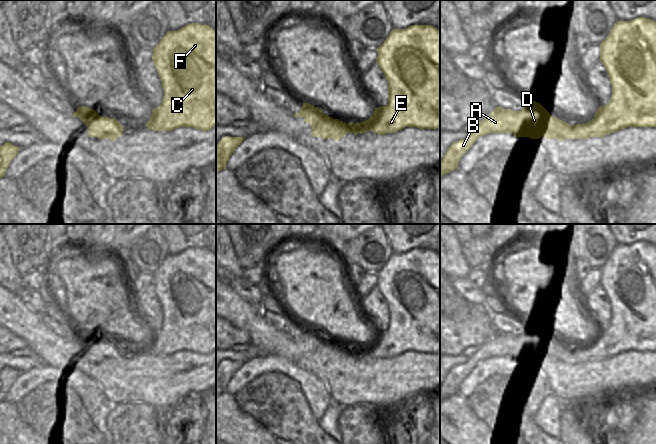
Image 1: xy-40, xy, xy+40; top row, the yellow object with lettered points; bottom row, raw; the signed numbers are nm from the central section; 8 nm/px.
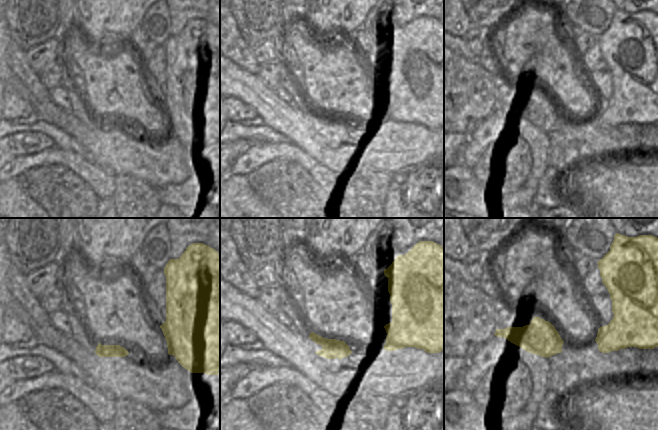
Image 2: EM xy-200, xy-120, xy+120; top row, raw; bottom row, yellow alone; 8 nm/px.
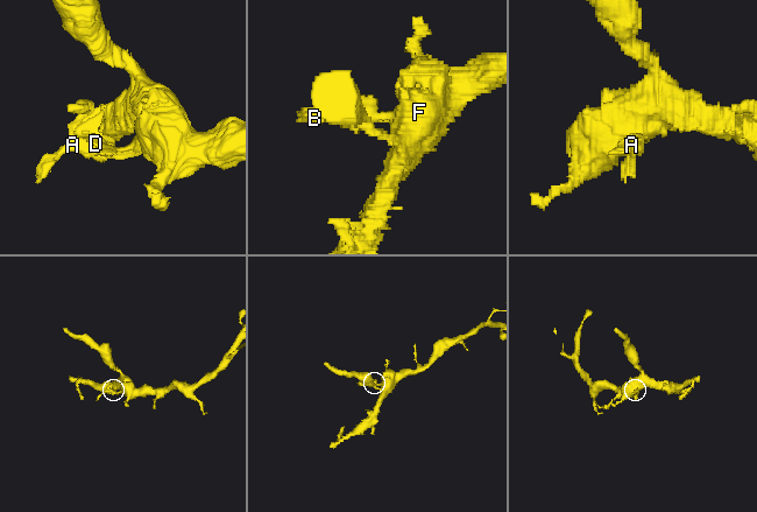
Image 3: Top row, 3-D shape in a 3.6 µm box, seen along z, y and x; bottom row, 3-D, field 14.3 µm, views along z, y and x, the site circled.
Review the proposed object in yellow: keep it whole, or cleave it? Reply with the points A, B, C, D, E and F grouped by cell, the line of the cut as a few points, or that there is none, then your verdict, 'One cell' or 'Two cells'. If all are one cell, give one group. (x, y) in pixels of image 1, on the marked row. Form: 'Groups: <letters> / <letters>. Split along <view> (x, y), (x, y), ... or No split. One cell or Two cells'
Groups: A B D / C E F. Split along xy+40 (585, 123), (590, 136). Two cells.

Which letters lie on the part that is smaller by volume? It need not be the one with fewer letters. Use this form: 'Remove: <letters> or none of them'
Remove: A, B, D.

